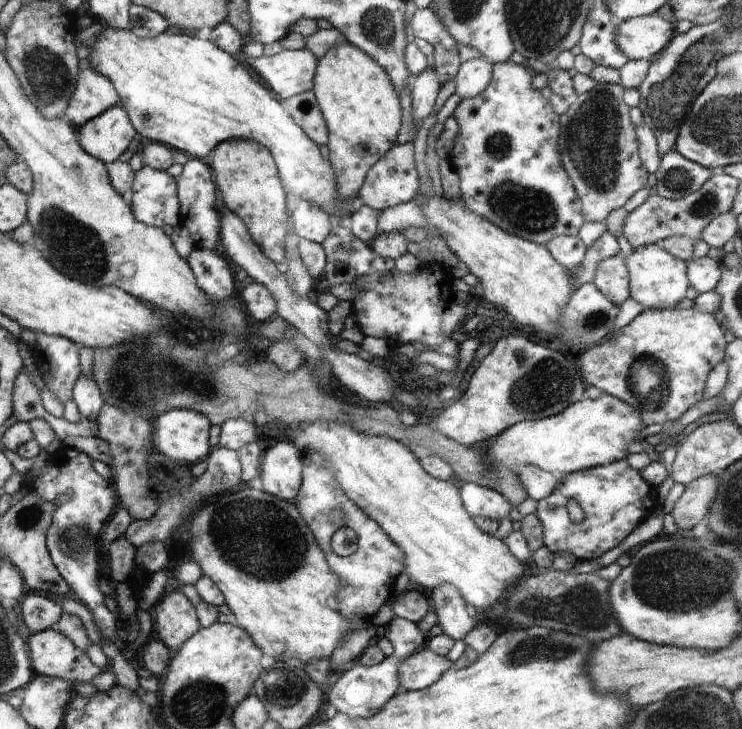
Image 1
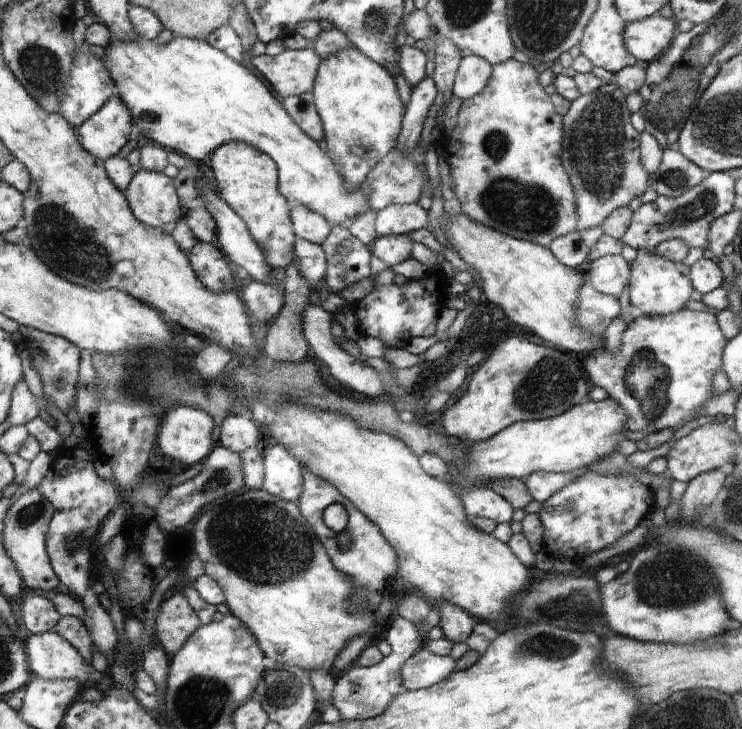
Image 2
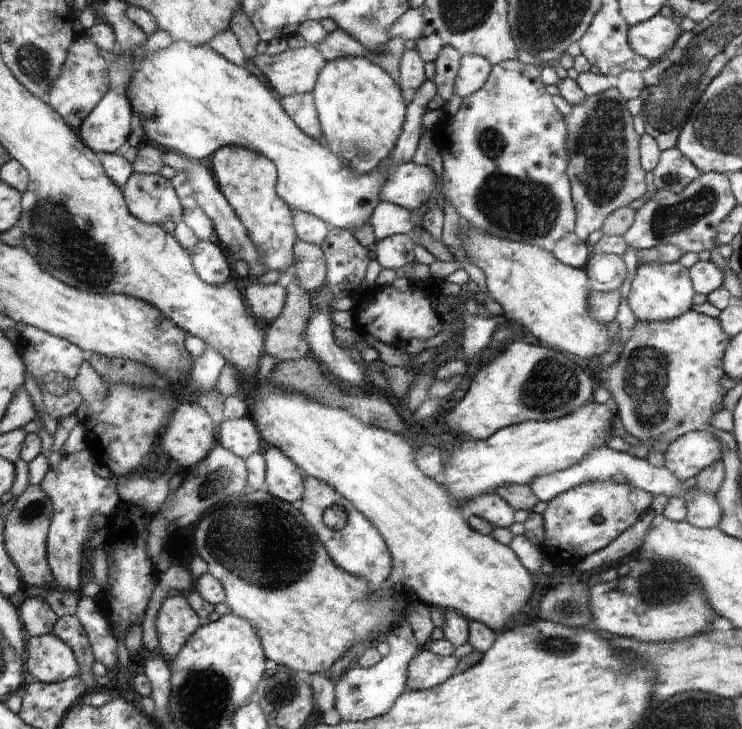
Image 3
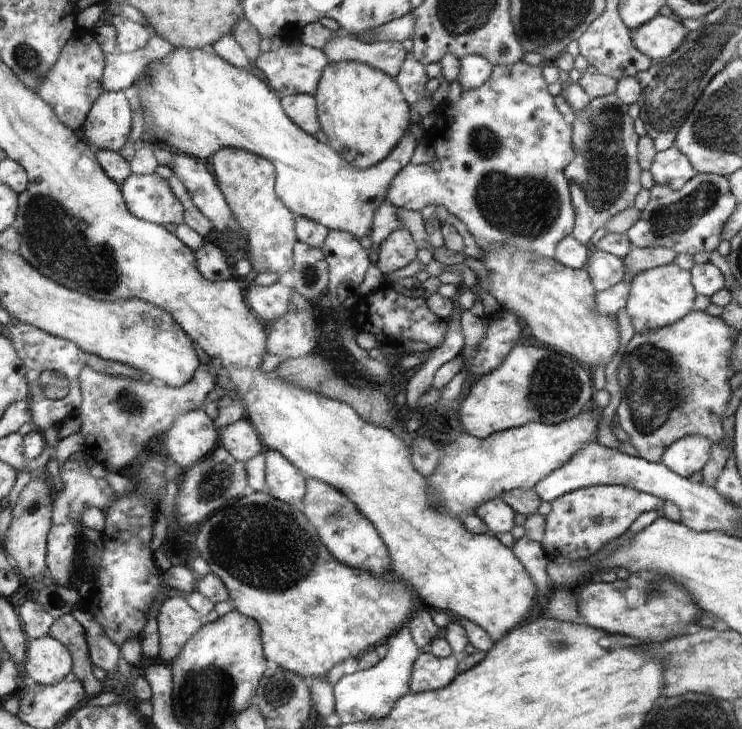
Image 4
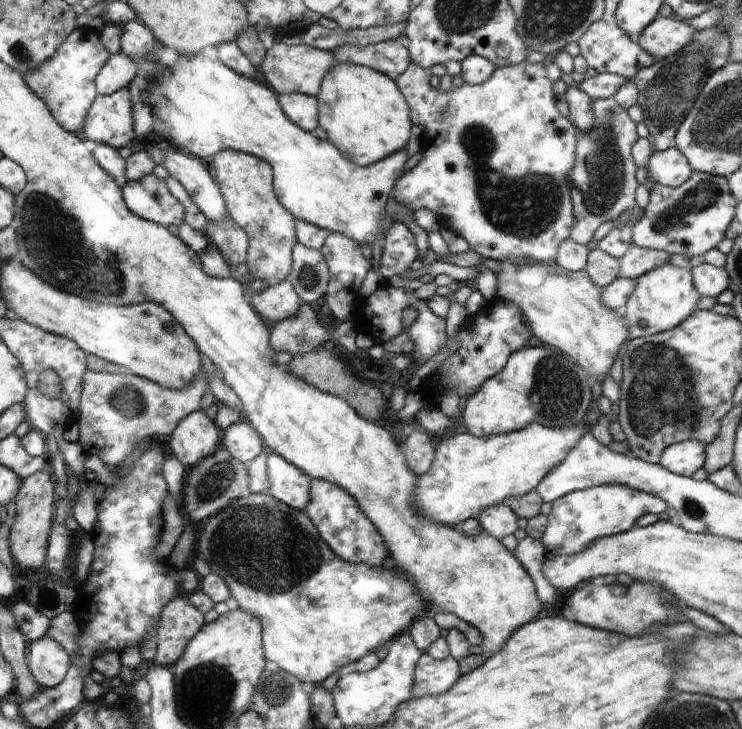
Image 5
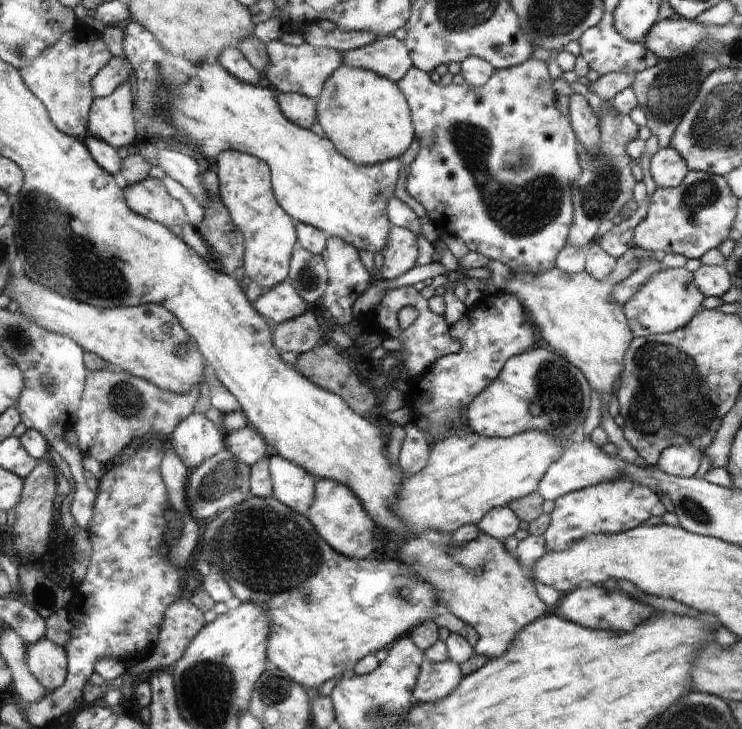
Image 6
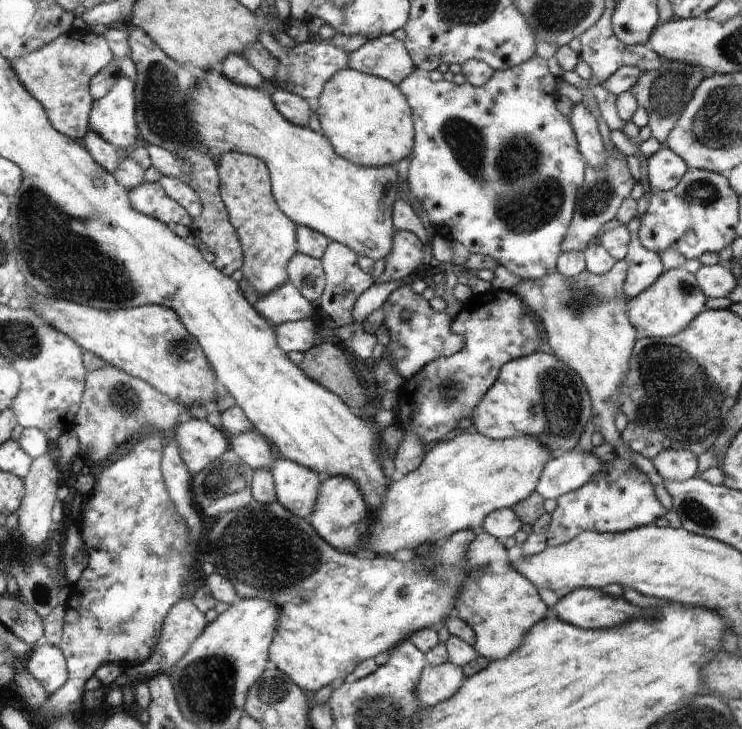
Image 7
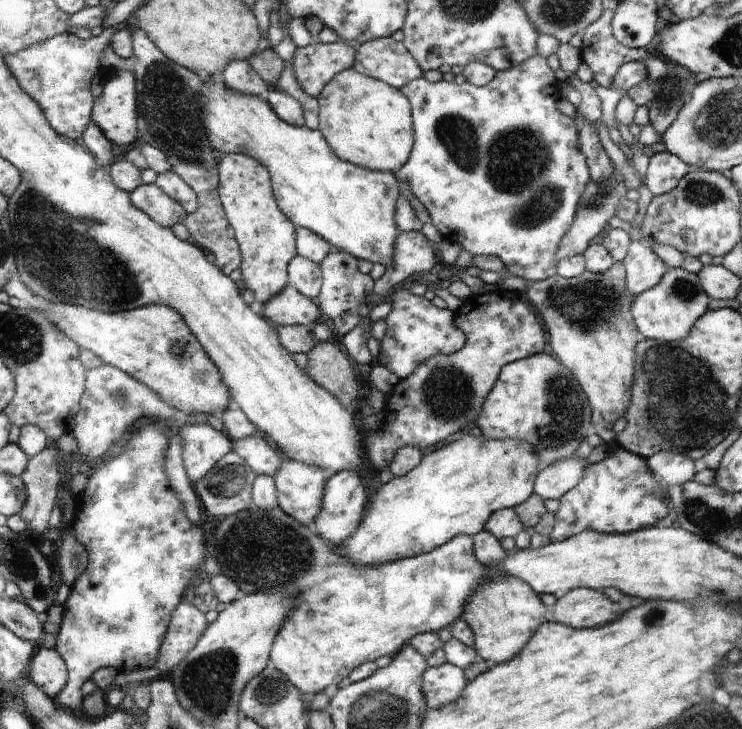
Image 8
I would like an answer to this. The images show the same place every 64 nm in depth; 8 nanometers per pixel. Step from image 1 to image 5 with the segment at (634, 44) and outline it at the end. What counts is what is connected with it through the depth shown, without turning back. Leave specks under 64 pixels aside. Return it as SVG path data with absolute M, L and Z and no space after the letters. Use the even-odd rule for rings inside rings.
M660 16L635 39L642 50L659 60L685 51L694 40L694 34L695 30L689 21L676 16Z

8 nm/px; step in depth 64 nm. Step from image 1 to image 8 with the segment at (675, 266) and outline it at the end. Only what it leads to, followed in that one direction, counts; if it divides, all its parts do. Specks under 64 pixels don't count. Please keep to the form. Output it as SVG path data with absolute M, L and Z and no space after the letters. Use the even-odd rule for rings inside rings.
M682 268L667 269L656 286L636 296L633 309L636 326L648 340L682 340L707 312L711 299L703 289L699 275Z

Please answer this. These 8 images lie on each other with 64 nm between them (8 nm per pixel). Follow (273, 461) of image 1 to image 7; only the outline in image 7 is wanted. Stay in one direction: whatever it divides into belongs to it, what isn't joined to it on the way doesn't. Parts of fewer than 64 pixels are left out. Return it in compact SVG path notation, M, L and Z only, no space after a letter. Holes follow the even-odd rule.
M285 458L276 459L270 470L277 501L292 514L308 520L324 478L315 470Z

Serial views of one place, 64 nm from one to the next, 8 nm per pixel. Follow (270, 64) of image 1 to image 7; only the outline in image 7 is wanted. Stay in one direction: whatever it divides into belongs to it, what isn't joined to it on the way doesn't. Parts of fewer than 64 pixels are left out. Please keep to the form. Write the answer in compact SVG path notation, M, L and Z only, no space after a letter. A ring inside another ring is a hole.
M270 33L260 34L261 47L268 49L268 52L278 60L278 68L272 81L282 90L294 93L308 102L315 102L323 94L327 82L335 76L339 70L350 66L350 54L328 42L303 42L293 47L280 45L278 40Z

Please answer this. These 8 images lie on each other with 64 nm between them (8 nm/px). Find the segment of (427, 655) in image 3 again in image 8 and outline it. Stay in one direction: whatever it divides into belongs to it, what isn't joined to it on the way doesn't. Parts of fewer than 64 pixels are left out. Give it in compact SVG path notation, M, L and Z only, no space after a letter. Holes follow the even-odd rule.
M448 662L437 667L427 667L423 674L423 693L427 710L442 709L462 696L467 686L466 672Z

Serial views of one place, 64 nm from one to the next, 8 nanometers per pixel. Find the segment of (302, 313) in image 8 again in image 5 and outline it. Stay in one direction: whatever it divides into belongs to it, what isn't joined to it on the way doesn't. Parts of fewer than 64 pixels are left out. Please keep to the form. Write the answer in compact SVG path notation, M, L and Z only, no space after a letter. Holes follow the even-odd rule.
M287 280L270 284L268 288L258 292L251 292L249 297L252 298L251 303L255 307L256 314L270 324L298 314L303 304Z

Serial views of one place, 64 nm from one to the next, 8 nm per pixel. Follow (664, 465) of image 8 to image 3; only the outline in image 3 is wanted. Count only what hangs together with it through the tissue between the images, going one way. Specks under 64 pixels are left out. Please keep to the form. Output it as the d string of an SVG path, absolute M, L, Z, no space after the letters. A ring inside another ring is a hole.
M688 432L667 446L665 468L686 481L721 460L722 449L724 446L710 432Z

